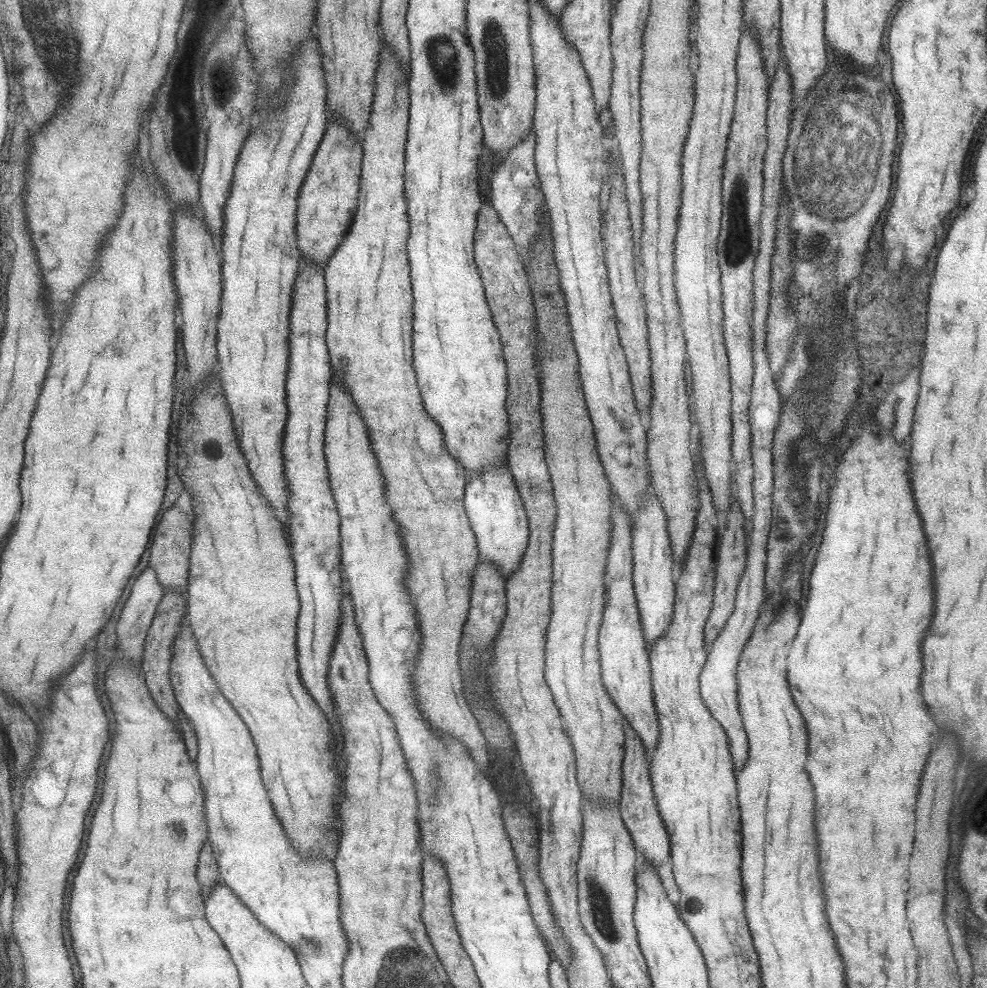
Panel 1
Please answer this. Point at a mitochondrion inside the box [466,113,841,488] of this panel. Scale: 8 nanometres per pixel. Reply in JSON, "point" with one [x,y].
{"point":[738,241]}

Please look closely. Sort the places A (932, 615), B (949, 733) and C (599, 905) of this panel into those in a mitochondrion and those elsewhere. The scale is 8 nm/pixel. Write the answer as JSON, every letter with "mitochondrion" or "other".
{"A":"other","B":"other","C":"mitochondrion"}

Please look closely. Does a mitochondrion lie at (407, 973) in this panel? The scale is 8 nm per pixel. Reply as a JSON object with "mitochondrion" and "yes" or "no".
{"mitochondrion":"yes"}

